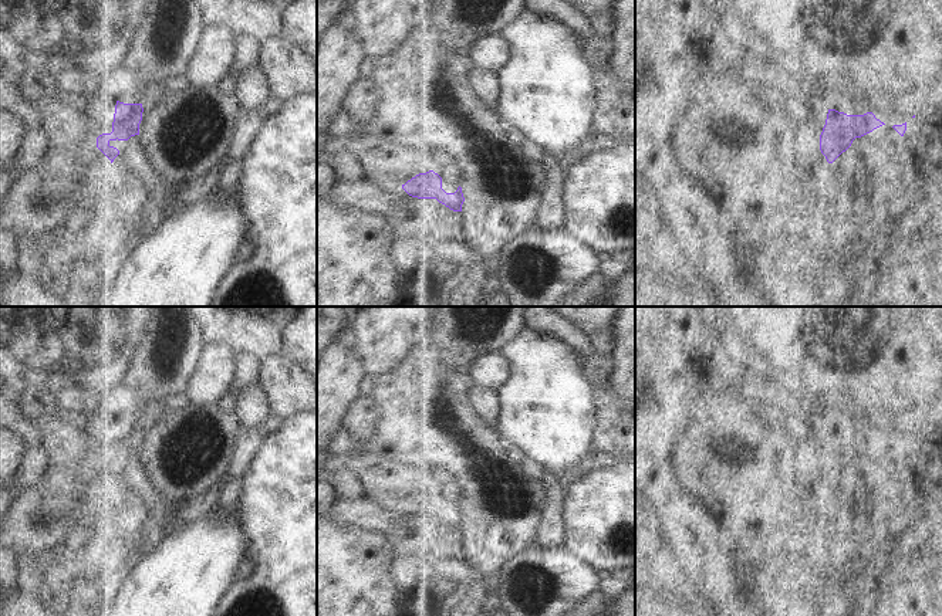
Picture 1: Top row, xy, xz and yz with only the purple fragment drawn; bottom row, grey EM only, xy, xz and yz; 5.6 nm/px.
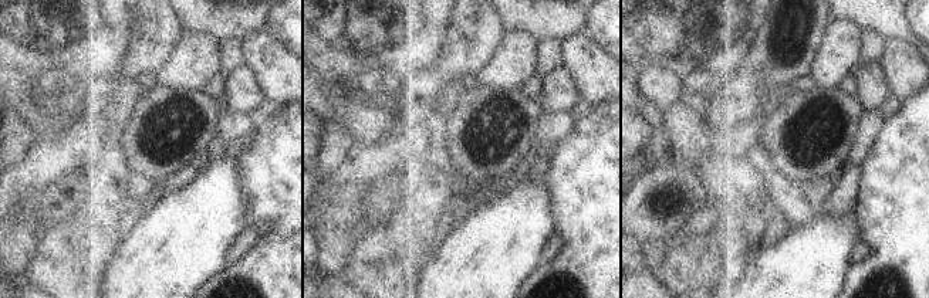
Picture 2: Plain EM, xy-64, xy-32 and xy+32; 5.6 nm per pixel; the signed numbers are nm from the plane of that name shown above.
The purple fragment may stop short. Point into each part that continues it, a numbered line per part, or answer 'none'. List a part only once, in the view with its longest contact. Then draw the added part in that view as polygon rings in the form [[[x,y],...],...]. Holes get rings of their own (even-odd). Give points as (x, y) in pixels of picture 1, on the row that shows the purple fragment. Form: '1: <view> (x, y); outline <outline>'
1: xy (73, 154); outline [[[94,101],[78,123],[58,128],[34,170],[75,180],[87,175],[109,175],[112,163],[97,148],[97,138],[112,132],[115,105],[117,101]]]

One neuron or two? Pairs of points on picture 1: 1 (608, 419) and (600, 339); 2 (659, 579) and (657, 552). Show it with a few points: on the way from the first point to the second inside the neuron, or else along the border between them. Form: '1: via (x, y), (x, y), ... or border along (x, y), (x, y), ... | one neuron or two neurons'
1: via (608, 399), (604, 391), (604, 359) | one neuron
2: border along (650, 558), (674, 579) | two neurons

